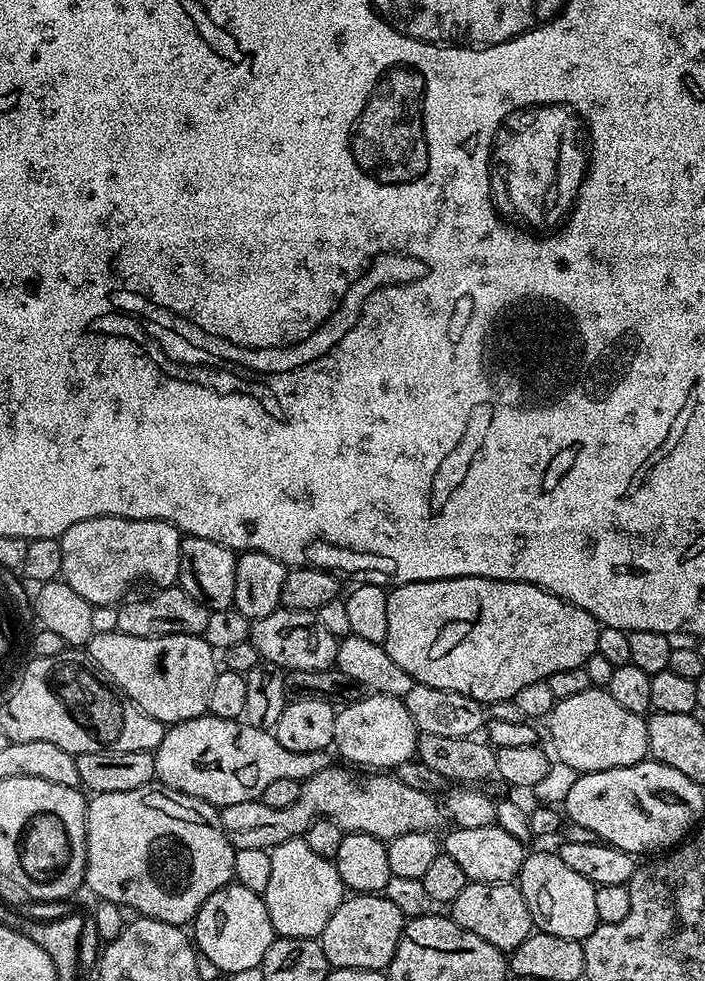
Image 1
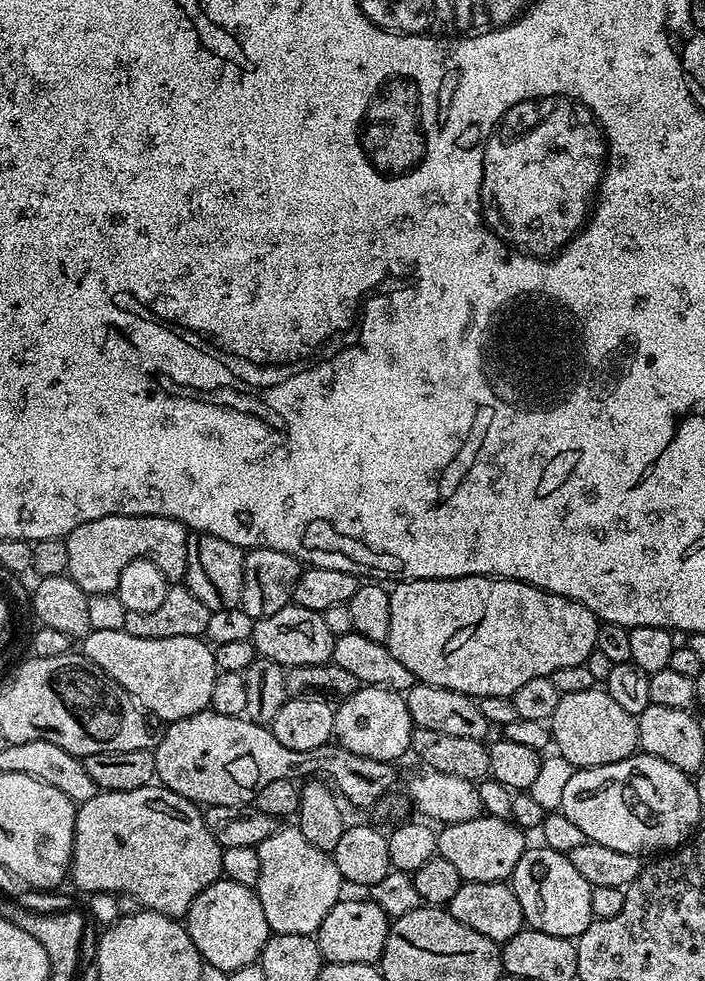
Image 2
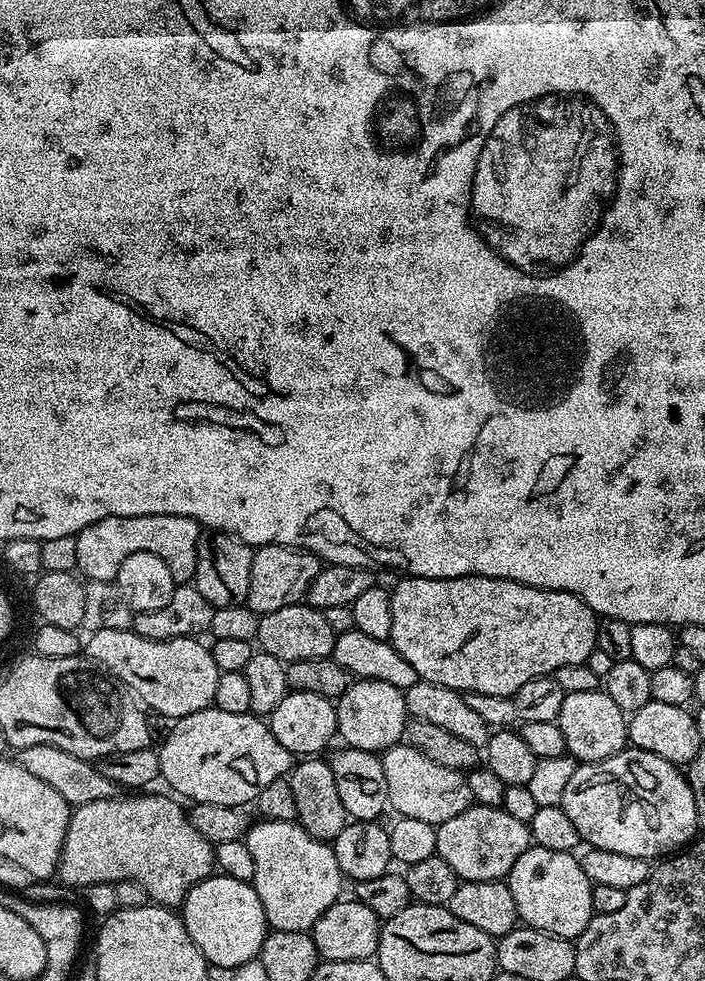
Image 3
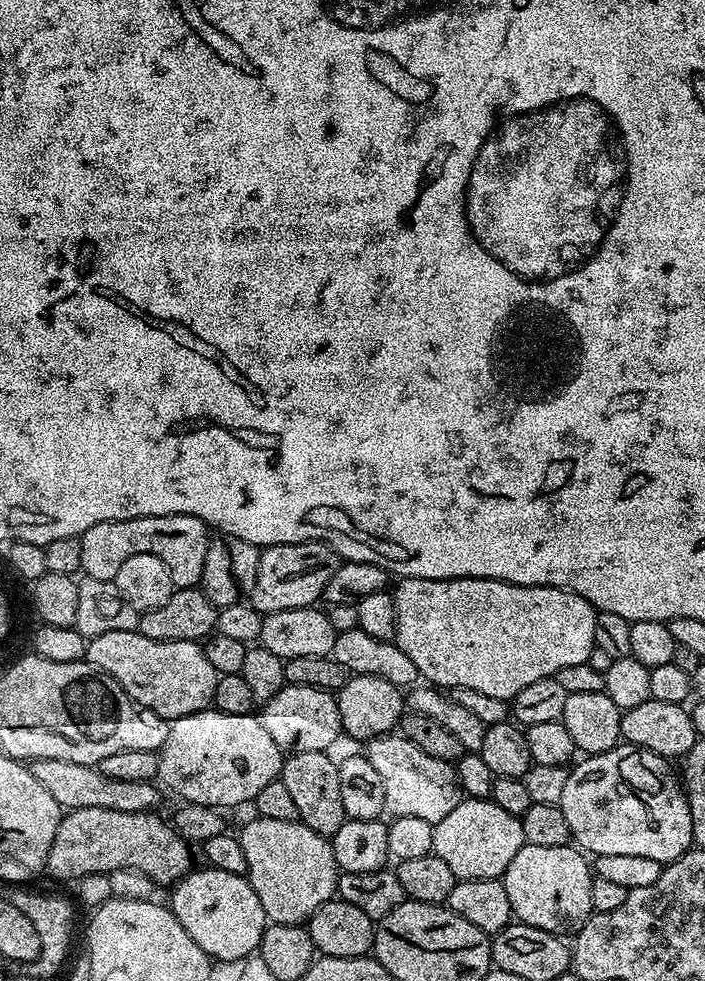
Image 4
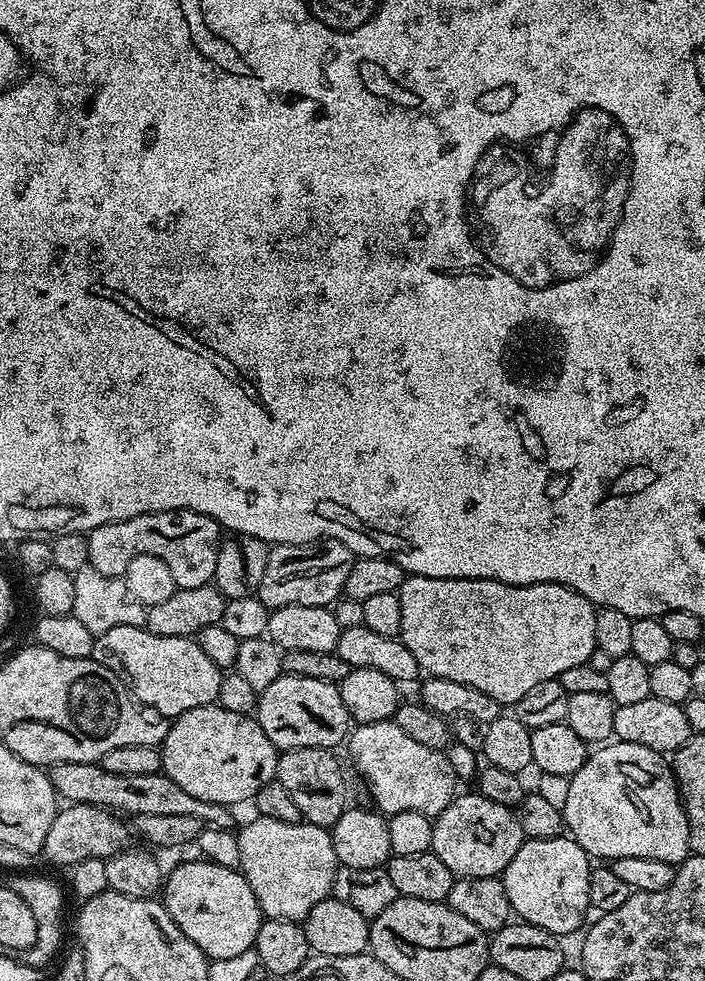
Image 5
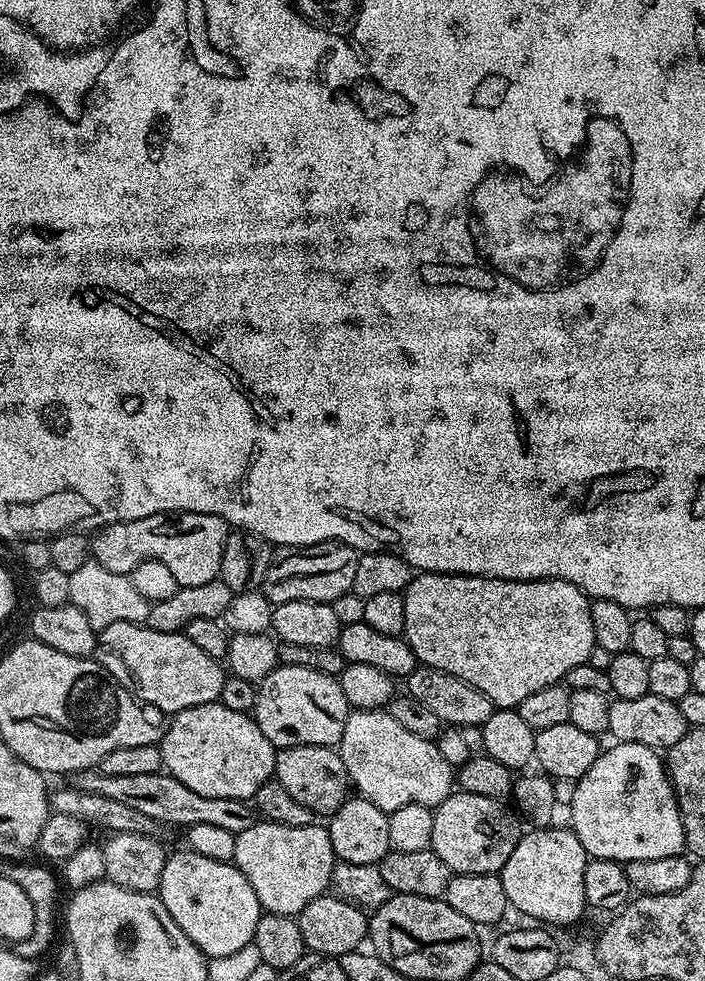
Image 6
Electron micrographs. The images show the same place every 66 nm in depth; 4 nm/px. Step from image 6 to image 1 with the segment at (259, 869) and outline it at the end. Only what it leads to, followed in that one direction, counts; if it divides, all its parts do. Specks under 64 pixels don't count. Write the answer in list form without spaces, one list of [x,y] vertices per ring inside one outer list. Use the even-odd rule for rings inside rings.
[[[297,838],[271,849],[270,882],[262,895],[277,937],[310,940],[326,930],[326,922],[346,898],[346,889],[335,863],[322,858],[322,854],[314,854],[303,838]]]

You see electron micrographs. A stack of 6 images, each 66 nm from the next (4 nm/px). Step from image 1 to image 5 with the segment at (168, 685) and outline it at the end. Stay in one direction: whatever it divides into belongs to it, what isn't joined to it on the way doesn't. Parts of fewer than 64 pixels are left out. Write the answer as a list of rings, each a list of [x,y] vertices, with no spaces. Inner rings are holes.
[[[116,626],[97,635],[94,644],[101,652],[103,663],[123,677],[133,697],[165,718],[175,718],[195,708],[216,704],[222,670],[202,654],[195,639],[159,636],[144,626]]]

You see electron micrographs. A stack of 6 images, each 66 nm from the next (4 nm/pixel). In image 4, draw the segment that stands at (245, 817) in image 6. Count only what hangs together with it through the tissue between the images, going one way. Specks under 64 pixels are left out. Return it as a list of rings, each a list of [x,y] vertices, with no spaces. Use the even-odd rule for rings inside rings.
[[[42,757],[40,760],[31,761],[33,774],[54,794],[54,802],[58,802],[61,809],[71,810],[73,808],[102,808],[104,810],[126,810],[127,812],[151,812],[160,800],[161,789],[151,780],[142,782],[126,782],[122,778],[109,778],[102,774],[100,767],[94,764],[79,764],[78,762],[66,762],[62,758]]]

